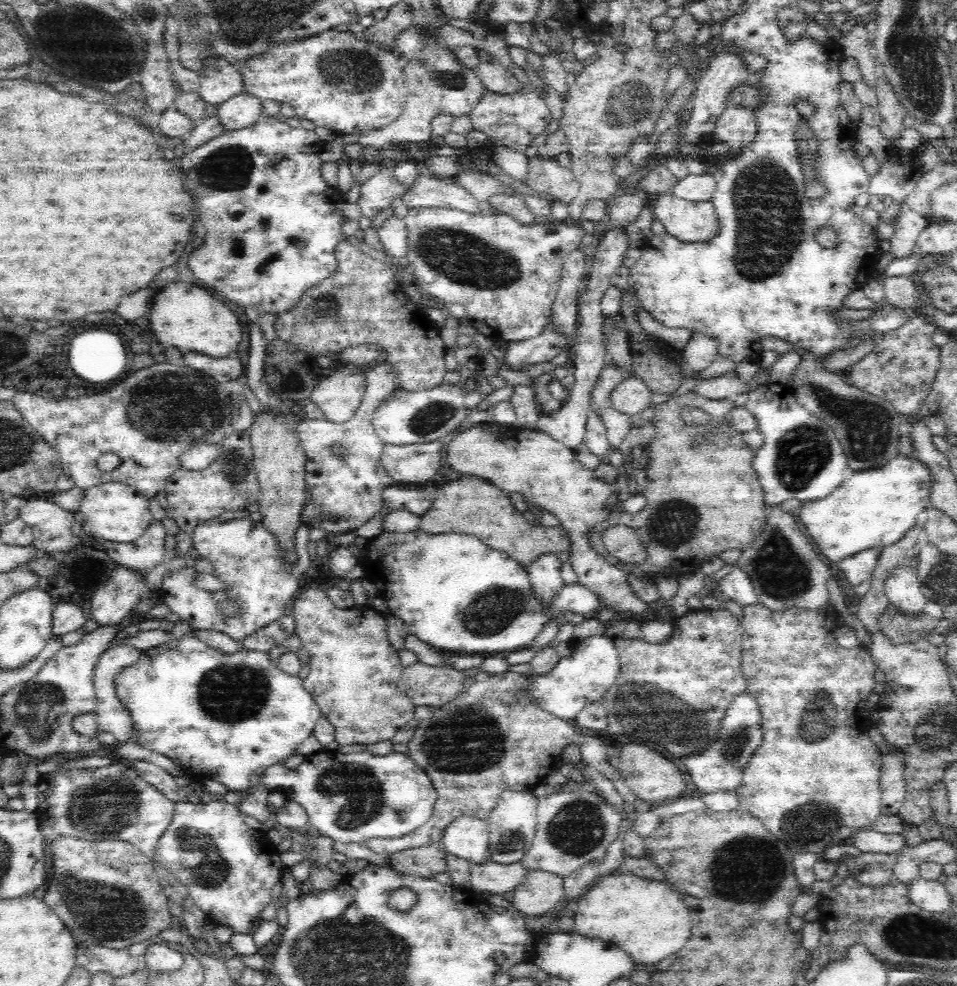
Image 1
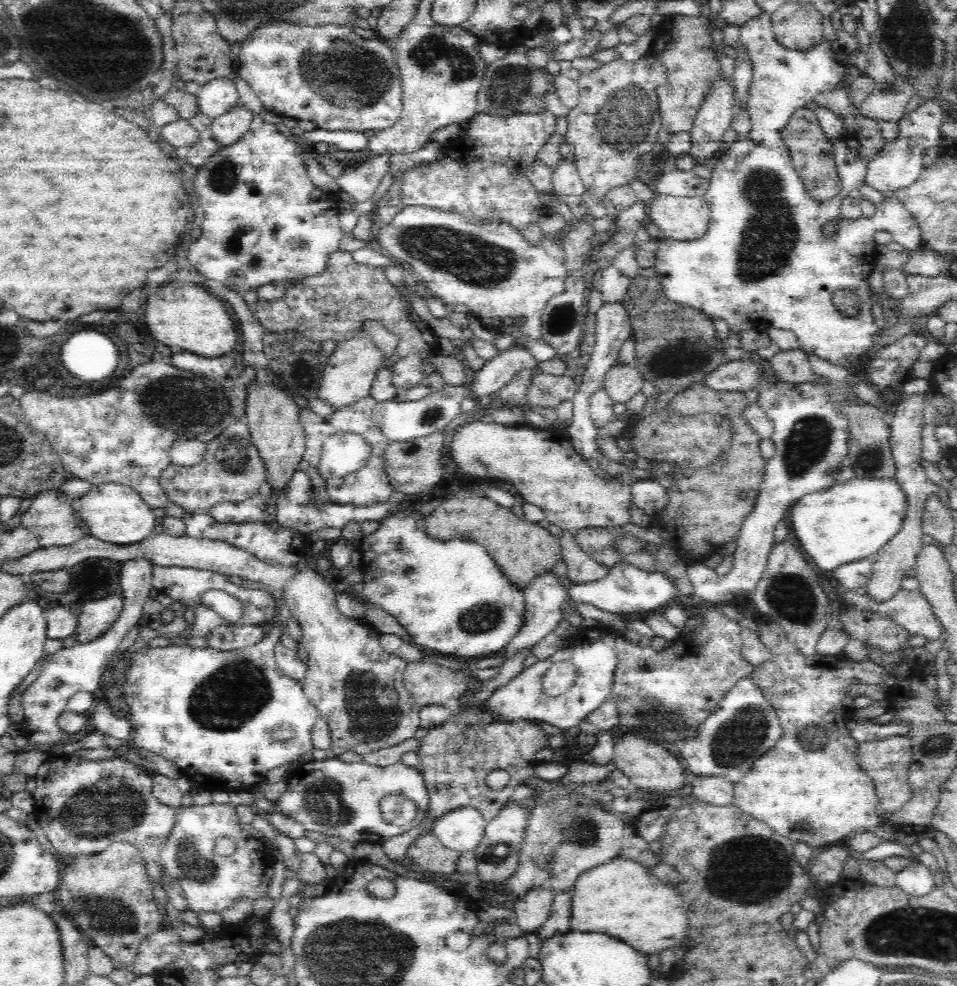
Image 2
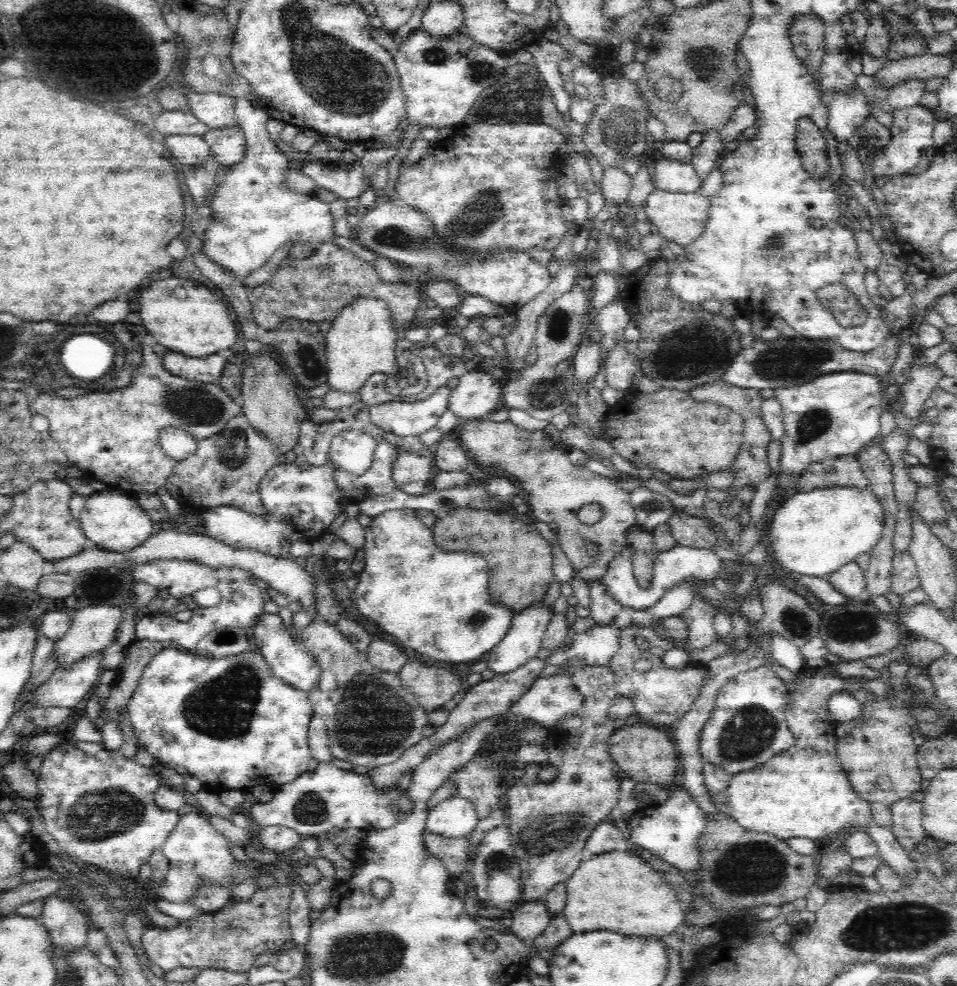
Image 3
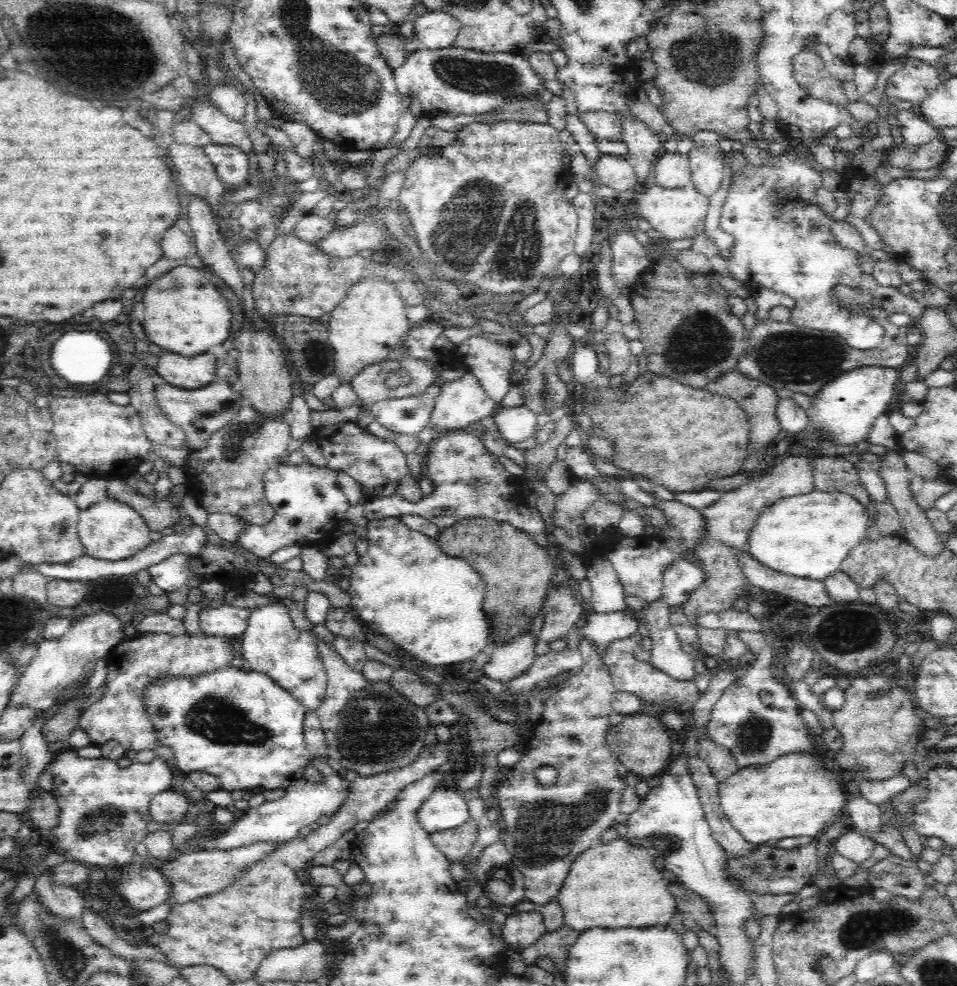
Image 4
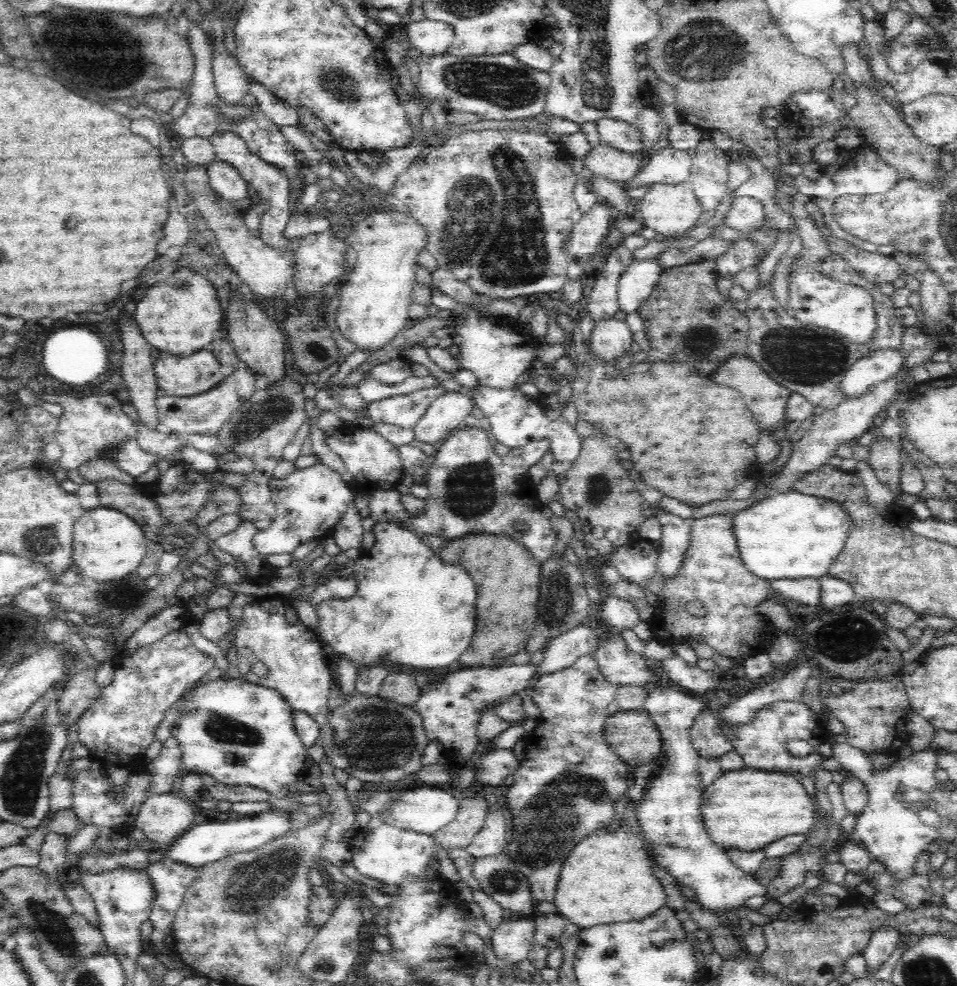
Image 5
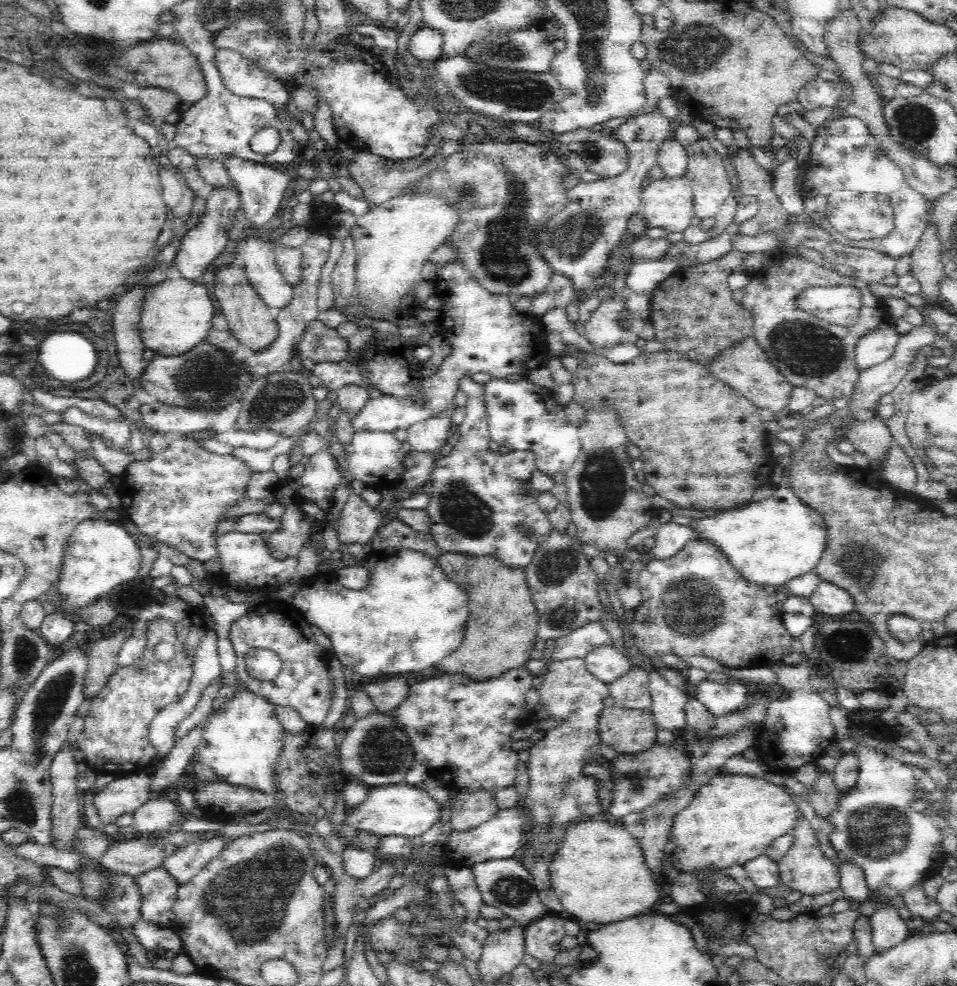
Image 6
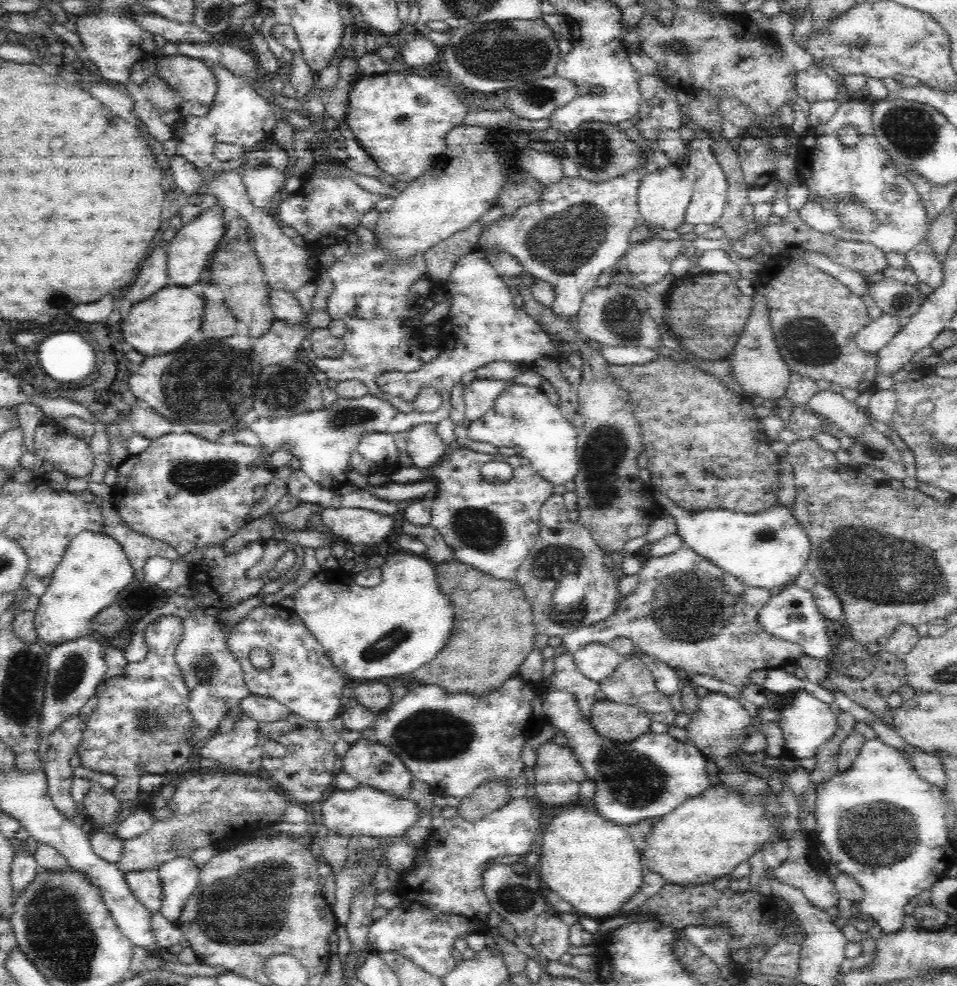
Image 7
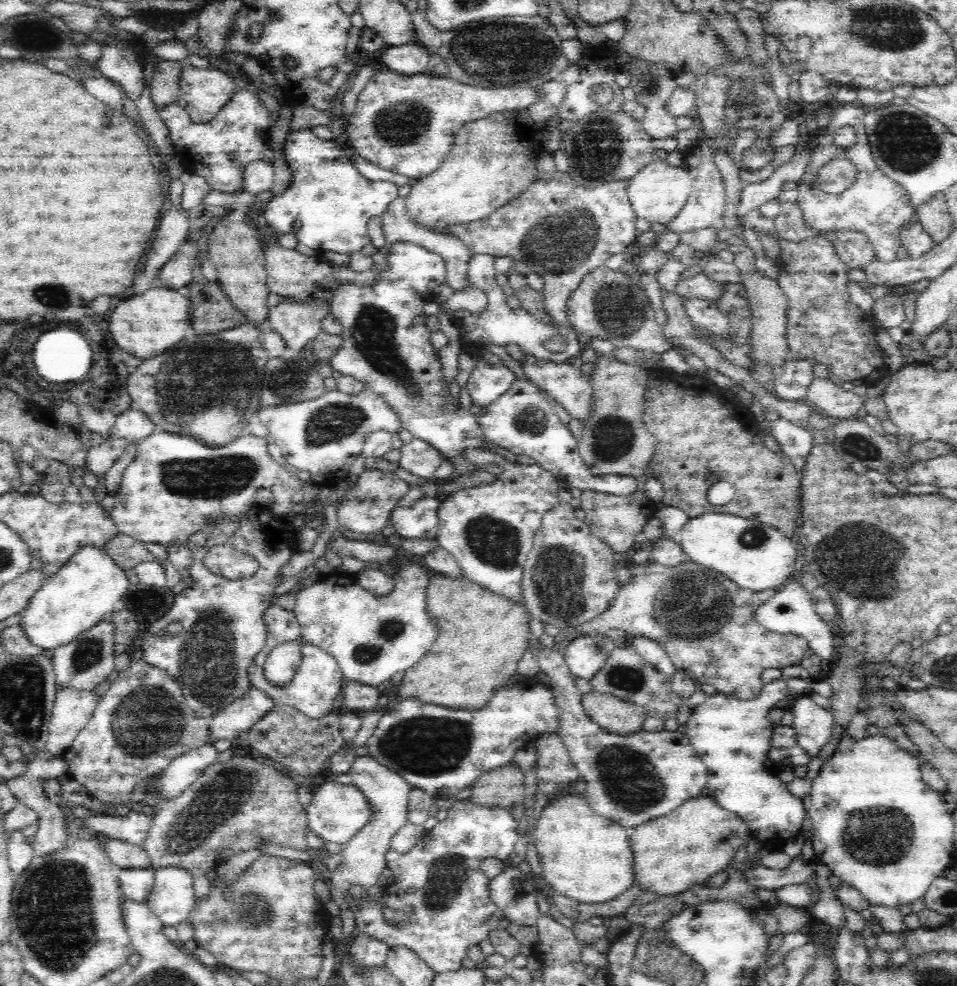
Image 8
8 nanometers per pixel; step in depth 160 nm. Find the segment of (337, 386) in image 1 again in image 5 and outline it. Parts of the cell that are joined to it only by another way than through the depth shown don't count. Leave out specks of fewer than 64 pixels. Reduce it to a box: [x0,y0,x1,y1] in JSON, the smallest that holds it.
[334,209,426,352]

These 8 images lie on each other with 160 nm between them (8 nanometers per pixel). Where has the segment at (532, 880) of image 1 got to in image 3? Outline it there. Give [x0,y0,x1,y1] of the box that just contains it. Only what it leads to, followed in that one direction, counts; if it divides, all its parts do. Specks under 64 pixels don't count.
[512,900,550,943]

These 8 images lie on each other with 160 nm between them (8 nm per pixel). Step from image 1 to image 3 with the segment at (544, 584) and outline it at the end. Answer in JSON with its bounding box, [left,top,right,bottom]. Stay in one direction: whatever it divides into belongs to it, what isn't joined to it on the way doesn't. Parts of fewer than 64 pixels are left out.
[488,598,553,675]

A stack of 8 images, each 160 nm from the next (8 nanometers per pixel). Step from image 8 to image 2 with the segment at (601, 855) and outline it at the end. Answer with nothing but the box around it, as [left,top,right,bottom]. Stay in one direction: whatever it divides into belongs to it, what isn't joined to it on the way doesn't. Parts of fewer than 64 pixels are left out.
[569,859,689,959]

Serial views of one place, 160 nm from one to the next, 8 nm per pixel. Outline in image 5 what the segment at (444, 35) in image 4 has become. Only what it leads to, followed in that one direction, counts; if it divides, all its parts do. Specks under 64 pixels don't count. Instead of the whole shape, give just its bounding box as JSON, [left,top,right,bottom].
[407,18,455,55]

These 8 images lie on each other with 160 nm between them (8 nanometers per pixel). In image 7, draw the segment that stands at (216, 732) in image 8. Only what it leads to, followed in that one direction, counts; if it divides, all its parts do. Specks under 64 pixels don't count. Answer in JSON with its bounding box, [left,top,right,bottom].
[236,694,292,723]

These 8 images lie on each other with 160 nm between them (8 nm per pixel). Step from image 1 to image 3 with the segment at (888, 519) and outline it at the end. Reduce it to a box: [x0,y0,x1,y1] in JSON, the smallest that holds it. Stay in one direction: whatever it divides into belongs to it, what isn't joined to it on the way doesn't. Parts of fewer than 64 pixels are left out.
[768,487,884,577]

